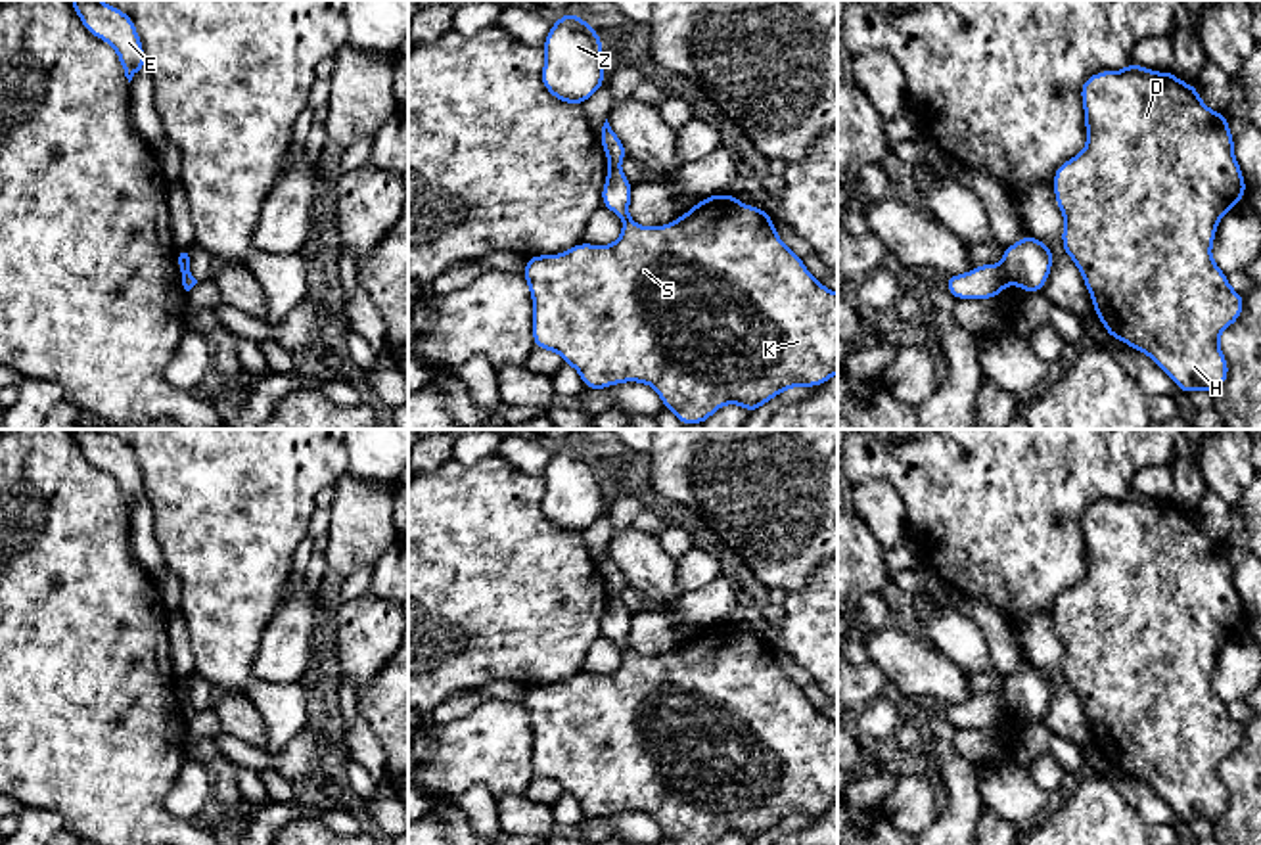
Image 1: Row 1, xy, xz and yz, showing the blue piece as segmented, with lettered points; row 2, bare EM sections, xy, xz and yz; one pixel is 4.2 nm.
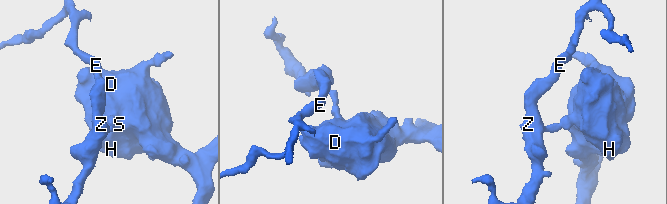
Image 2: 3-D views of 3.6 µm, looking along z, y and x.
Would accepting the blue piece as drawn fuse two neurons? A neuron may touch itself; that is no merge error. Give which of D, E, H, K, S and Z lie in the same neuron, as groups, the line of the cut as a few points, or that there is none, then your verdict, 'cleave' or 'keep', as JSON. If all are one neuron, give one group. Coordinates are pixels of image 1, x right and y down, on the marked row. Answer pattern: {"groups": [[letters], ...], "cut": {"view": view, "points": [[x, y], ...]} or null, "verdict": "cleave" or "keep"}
{"groups": [["D", "H", "K", "S"], ["E", "Z"]], "cut": {"view": "yz", "points": [[1001, 265], [1010, 280]]}, "verdict": "cleave"}

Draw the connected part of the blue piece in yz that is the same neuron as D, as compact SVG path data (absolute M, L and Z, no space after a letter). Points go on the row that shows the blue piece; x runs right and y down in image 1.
M1136 63L1094 73L1083 82L1081 100L1087 146L1054 172L1054 197L1064 215L1064 251L1077 264L1094 314L1110 337L1150 356L1181 393L1215 393L1228 377L1219 335L1244 310L1244 297L1230 287L1211 257L1217 224L1248 190L1234 157L1228 117L1209 109L1196 84L1182 82L1171 71L1158 73Z

